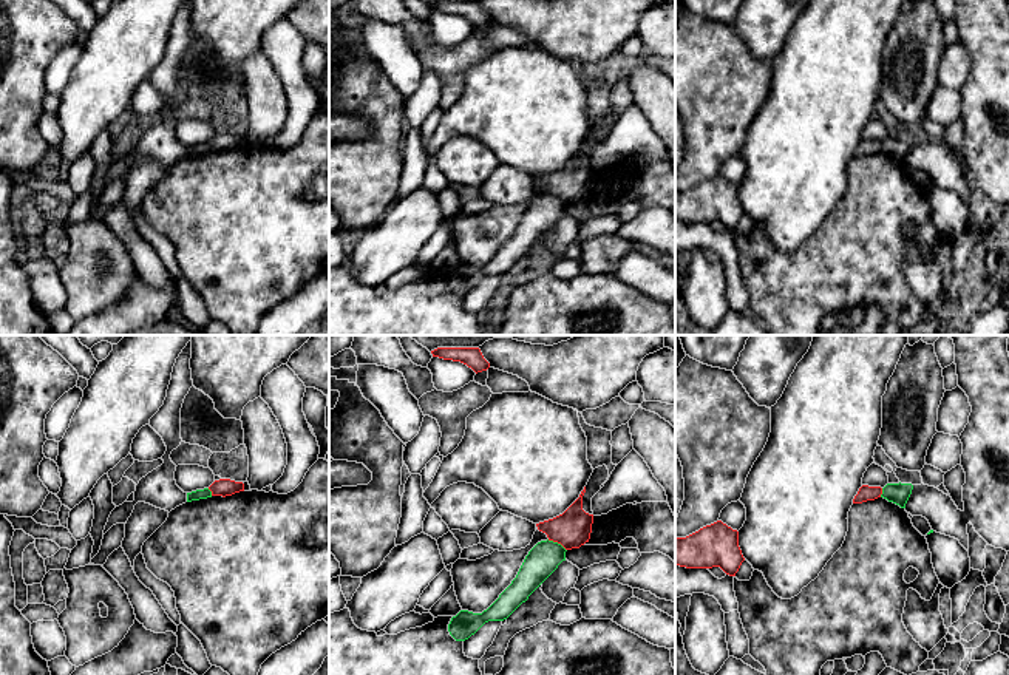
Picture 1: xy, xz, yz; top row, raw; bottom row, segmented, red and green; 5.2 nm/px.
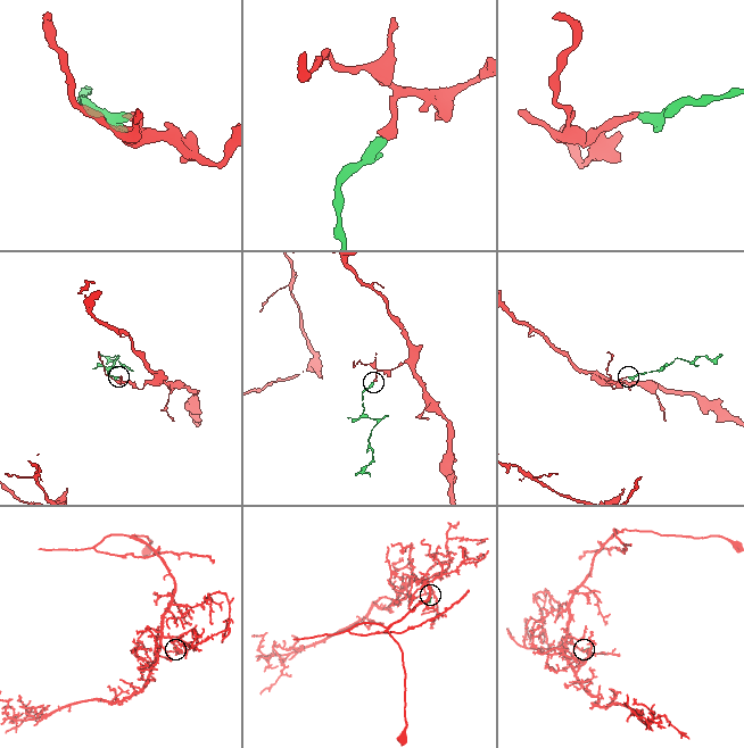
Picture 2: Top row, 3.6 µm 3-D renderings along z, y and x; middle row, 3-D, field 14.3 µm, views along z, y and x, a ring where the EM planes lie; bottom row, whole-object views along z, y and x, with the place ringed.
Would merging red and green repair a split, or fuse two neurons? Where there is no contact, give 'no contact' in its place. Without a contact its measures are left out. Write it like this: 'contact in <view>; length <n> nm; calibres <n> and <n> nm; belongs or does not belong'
contact in xz; length 120 nm; calibres 200 and 170 nm; does not belong

